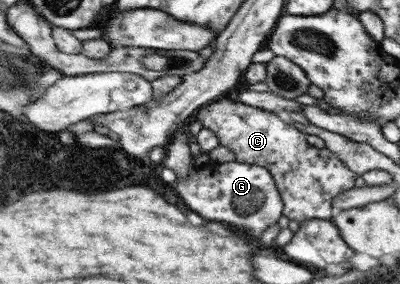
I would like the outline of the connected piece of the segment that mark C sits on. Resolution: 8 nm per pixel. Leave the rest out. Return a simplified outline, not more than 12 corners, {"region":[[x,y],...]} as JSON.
{"region":[[230,94],[192,118],[265,167],[285,219],[331,220],[357,175],[294,123]]}

